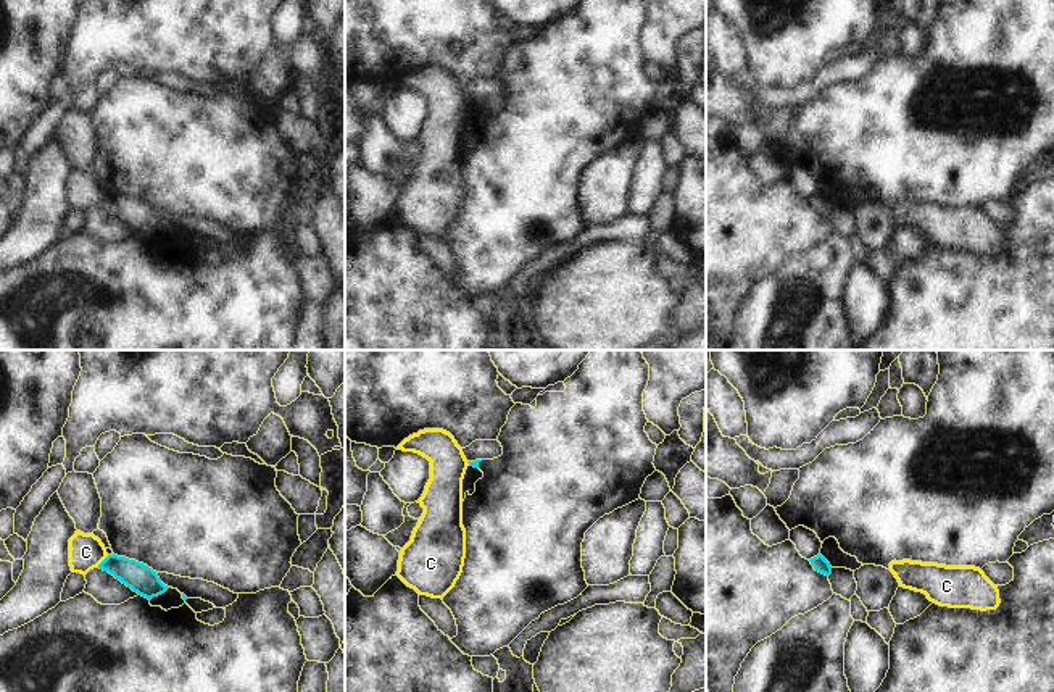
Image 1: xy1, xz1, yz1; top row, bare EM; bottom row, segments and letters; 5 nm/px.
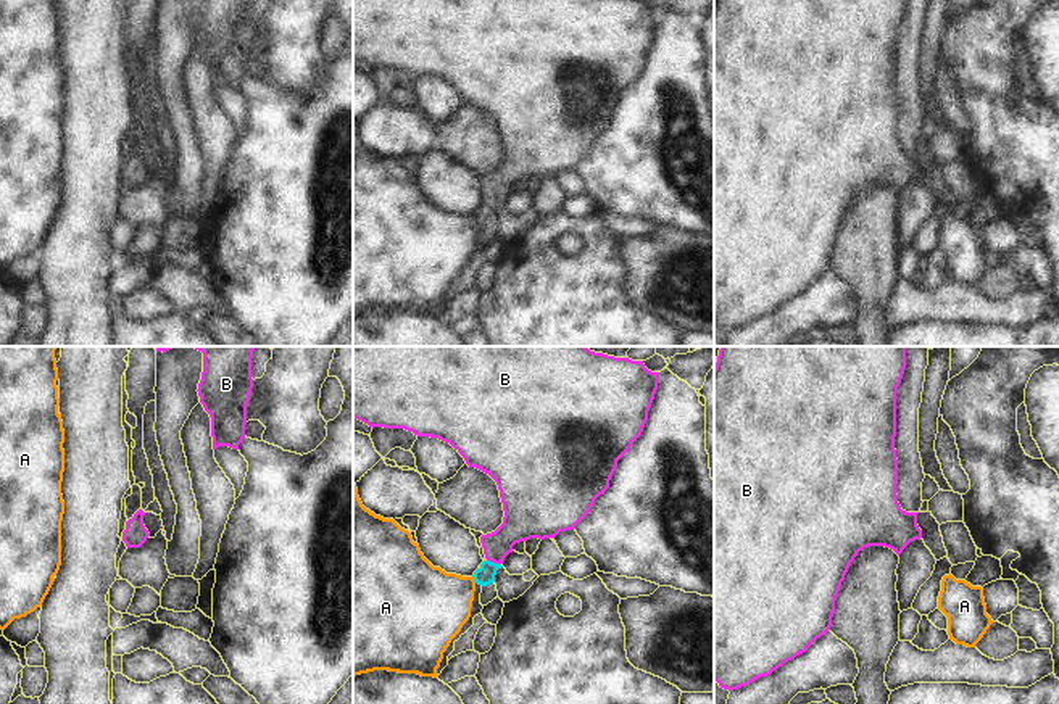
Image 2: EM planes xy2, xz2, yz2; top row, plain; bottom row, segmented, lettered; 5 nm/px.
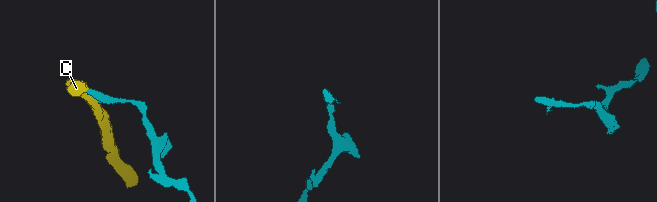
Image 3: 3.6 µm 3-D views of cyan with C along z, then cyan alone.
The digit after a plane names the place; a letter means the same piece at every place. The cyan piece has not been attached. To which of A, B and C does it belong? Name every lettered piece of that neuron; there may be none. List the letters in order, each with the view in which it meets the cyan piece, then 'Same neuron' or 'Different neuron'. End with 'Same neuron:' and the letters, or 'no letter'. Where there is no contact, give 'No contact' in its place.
A: Touches cyan in xz2. Different neuron
B: Touches cyan in xz2. Same neuron
C: Touches cyan in xy1. Different neuron
Same neuron: B.

